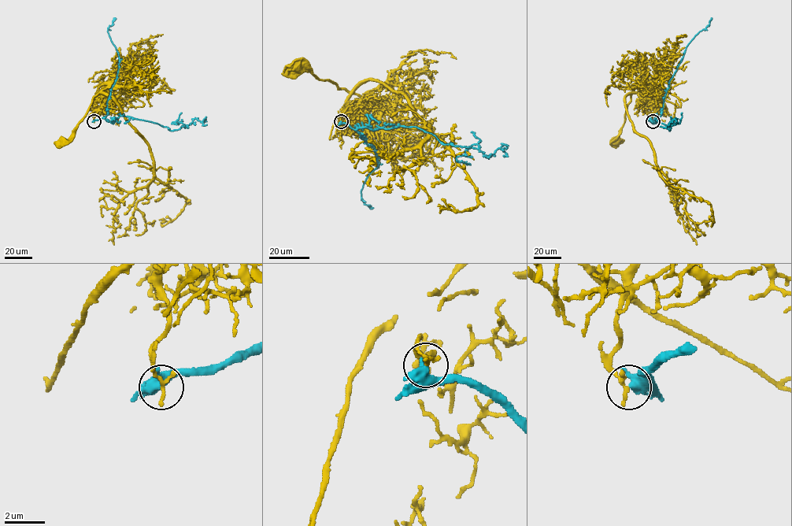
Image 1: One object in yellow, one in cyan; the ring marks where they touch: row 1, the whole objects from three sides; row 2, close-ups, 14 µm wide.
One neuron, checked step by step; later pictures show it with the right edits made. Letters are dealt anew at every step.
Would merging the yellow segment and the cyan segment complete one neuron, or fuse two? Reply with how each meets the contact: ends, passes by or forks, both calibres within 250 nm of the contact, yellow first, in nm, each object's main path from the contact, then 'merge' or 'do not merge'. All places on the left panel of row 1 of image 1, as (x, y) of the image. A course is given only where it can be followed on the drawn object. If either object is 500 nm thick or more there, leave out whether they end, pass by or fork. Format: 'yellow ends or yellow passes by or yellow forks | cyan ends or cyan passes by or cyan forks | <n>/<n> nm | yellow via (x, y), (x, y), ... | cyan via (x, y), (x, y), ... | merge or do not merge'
240/650 nm | yellow via (94, 120), (94, 105), (101, 91), (93, 98), (88, 111), (77, 128), (64, 141) | cyan via (94, 120), (127, 116), (176, 130), (186, 125), (172, 124), (182, 112) | do not merge

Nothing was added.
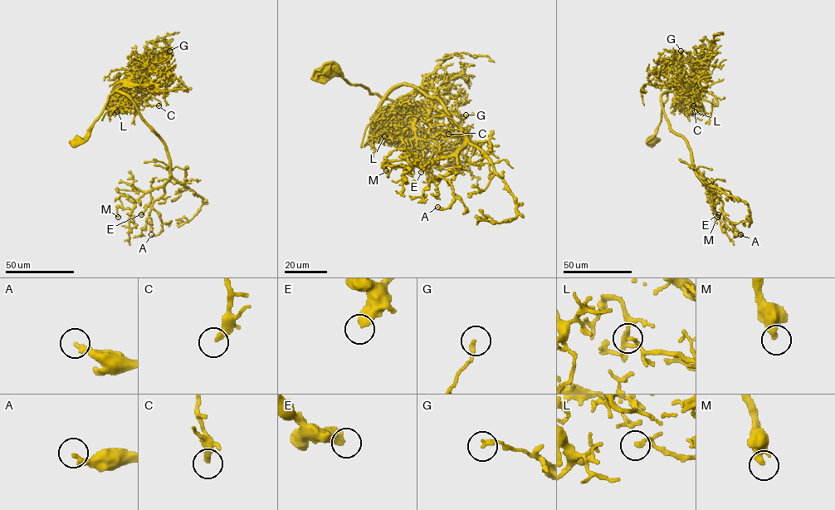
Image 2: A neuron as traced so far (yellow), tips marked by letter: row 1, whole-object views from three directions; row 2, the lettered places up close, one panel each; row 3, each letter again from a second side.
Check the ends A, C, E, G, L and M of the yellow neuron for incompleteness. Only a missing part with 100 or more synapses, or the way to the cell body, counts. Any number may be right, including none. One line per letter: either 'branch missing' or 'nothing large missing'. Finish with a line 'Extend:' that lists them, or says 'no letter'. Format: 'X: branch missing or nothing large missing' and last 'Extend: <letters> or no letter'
A: nothing large missing
C: nothing large missing
E: nothing large missing
G: nothing large missing
L: nothing large missing
M: nothing large missing
Extend: no letter

